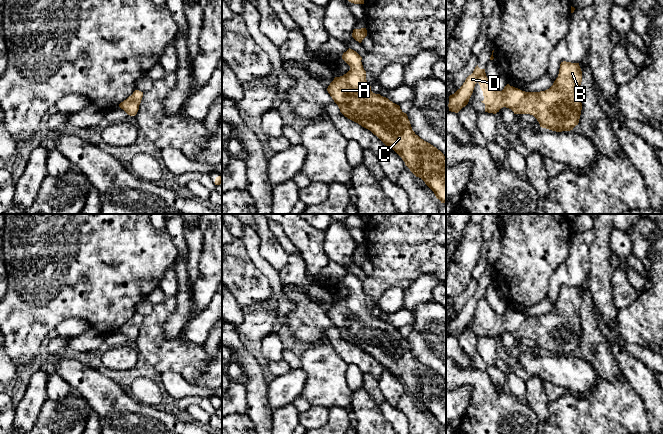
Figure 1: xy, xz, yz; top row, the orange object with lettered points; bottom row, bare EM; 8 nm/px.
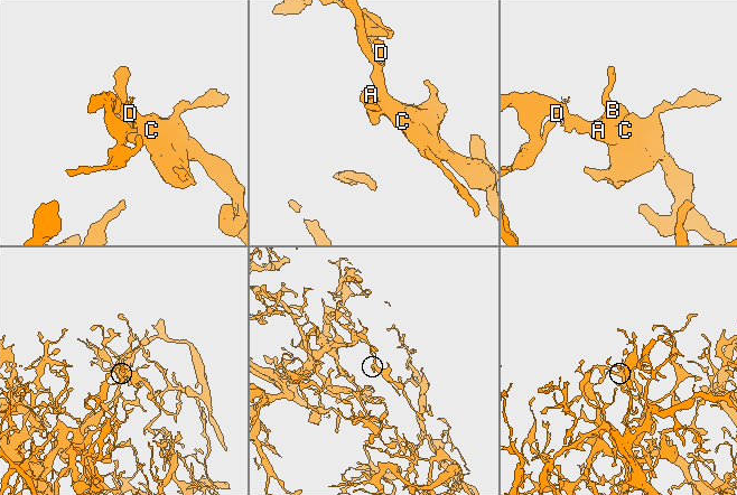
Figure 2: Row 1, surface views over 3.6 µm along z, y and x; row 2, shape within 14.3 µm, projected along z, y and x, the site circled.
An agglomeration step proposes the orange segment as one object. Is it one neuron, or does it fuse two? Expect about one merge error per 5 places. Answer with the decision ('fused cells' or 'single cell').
single cell

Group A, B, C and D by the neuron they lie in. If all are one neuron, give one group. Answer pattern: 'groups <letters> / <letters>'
groups A B C D

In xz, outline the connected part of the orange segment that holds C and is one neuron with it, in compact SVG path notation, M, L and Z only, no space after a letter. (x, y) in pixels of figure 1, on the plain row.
M349 272L343 277L342 283L350 290L350 294L343 300L335 301L327 312L340 336L348 343L370 354L386 370L393 373L410 395L421 402L434 416L436 422L441 427L446 427L446 381L444 378L415 358L407 338L400 333L399 329L371 315L361 286L362 281L356 275Z

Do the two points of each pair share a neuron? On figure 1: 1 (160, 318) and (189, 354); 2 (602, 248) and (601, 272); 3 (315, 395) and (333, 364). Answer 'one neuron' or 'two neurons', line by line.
1: one neuron
2: one neuron
3: one neuron

